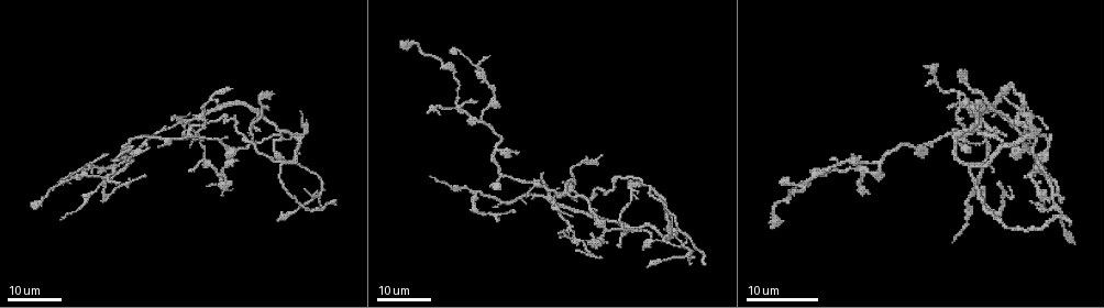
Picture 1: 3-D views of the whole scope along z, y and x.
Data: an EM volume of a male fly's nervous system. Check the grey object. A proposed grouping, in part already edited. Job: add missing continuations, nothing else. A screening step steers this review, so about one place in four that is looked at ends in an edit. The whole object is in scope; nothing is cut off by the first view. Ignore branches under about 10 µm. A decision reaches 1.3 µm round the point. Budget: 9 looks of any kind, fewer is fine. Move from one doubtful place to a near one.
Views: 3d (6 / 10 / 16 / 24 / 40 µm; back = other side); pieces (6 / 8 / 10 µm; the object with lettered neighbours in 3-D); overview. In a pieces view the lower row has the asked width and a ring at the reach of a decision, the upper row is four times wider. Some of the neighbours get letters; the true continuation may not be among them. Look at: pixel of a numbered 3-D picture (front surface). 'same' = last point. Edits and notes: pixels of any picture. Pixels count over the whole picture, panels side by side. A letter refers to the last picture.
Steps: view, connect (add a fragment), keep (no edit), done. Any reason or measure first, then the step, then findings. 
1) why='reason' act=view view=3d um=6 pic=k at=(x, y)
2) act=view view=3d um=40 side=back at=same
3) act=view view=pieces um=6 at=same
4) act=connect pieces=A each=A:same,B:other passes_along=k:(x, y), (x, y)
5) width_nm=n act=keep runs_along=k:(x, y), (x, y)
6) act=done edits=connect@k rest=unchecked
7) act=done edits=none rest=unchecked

why='free end' act=view view=3d um=16 pic=1 at=(399, 44)

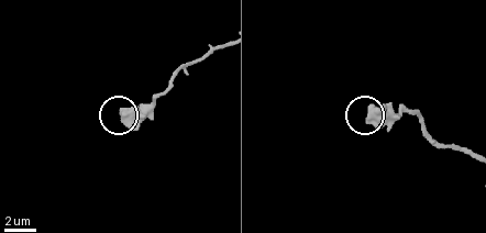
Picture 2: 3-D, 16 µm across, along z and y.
why='what lies round it' act=view view=pieces um=10 pic=2 at=(370, 118)

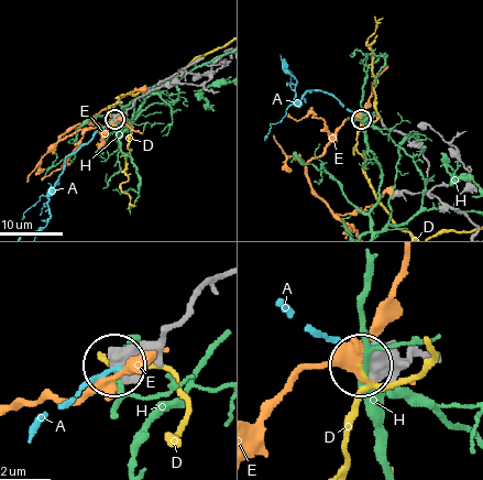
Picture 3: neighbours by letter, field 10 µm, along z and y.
act=keep each=A:other,D:other,E:other,H:other found='no lettered fragment goes on from it'

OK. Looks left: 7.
why='an open end' act=view view=3d um=24 pic=1 at=(542, 172)

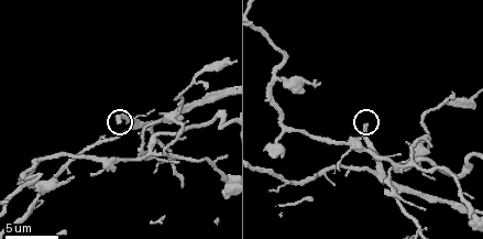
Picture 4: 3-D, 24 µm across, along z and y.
act=view view=pieces um=6 pic=4 at=(365, 123)

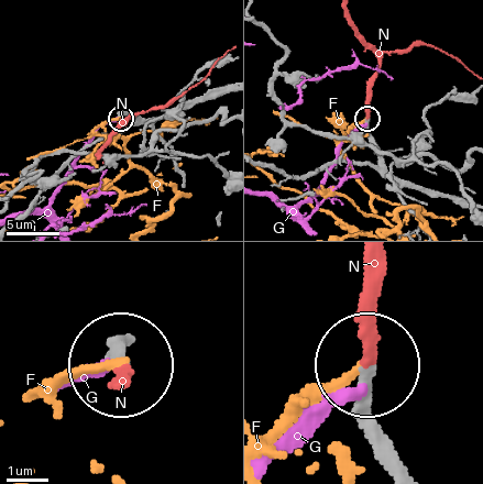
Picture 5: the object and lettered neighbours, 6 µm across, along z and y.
act=connect pieces=N each=F:other,G:other,N:same passes_along=5:(380, 147), (366, 120), (383, 54), (427, 44), (471, 69) found='it goes on there'

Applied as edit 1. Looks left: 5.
why='see it whole again' act=view view=overview

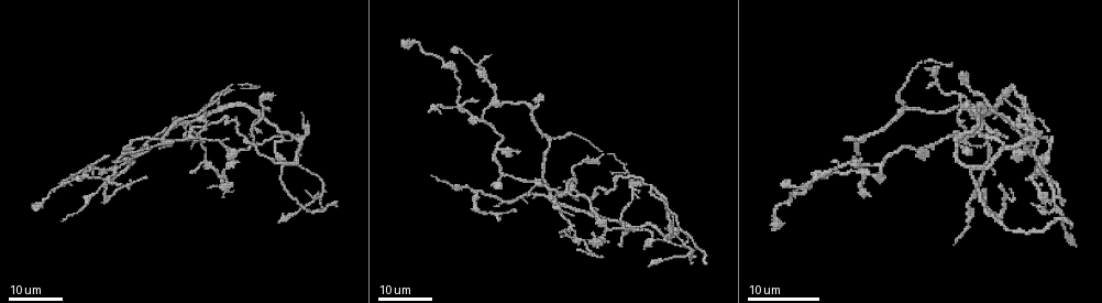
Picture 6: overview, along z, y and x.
why='an open end' act=view view=3d um=16 pic=6 at=(831, 162)

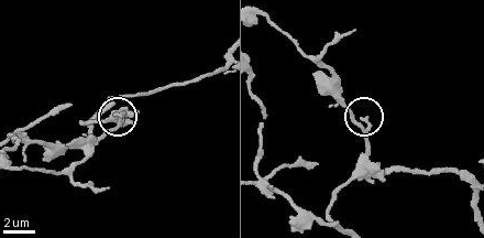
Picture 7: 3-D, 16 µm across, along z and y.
why='zoom in' act=view view=3d um=10 pic=7 at=(117, 115)

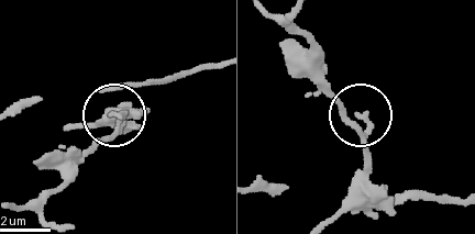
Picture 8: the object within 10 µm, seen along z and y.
act=view view=pieces um=10 pic=8 at=(359, 115)

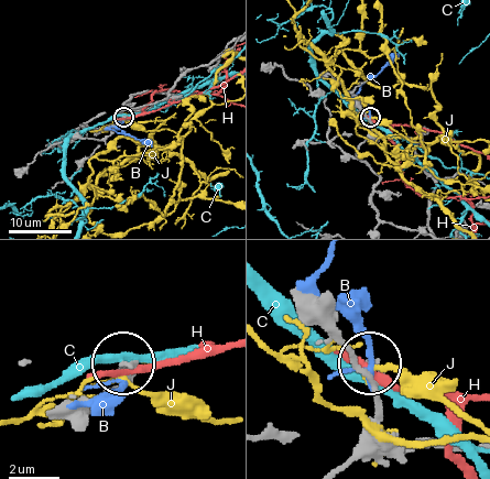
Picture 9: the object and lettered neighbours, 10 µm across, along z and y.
width_nm=160 act=keep each=B:other,C:other,H:other,J:other found='no lettered fragment goes on from it'

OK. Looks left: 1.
why='free end' act=view view=pieces um=8 pic=4 at=(266, 149)

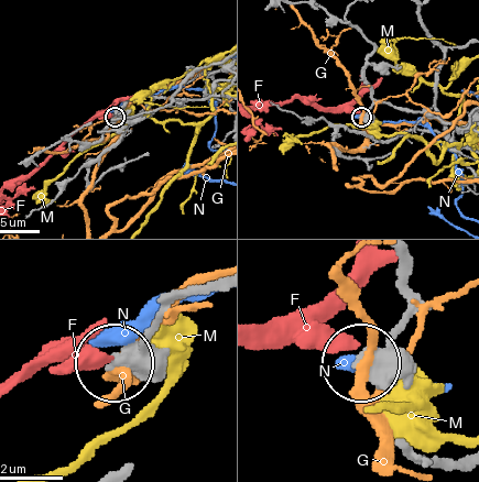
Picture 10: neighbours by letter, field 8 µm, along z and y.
width_nm=300 act=keep each=F:other,G:other,M:other,N:other found='no lettered fragment goes on from it'

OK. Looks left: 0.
act=done edits=connect@5 rest=unchecked

